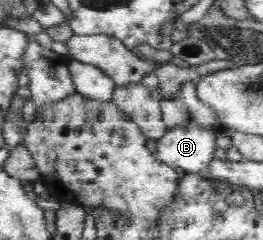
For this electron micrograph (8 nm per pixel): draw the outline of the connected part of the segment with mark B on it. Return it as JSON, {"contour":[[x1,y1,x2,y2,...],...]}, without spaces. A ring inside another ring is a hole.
{"contour":[[190,120,185,125,172,127,168,130,168,134,156,144,155,158,178,170,200,174,202,171,208,170,216,159,216,150,219,147,218,138,222,132,223,128,221,127,201,125]]}

